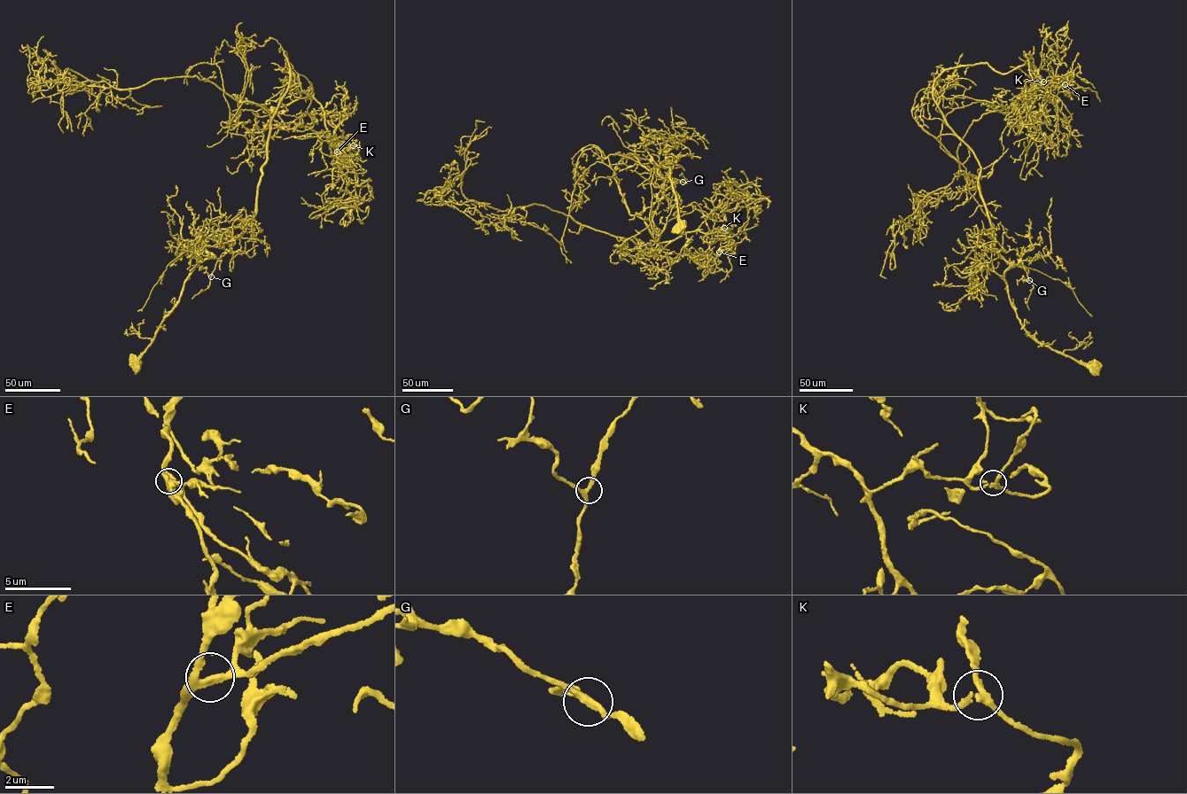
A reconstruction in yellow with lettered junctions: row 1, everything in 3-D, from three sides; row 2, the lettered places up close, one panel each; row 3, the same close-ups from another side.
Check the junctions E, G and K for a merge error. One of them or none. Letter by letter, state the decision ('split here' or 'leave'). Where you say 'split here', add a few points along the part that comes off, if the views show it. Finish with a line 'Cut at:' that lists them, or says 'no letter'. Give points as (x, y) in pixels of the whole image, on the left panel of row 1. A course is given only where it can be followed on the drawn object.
E: leave
G: leave
K: leave
Cut at: no letter

